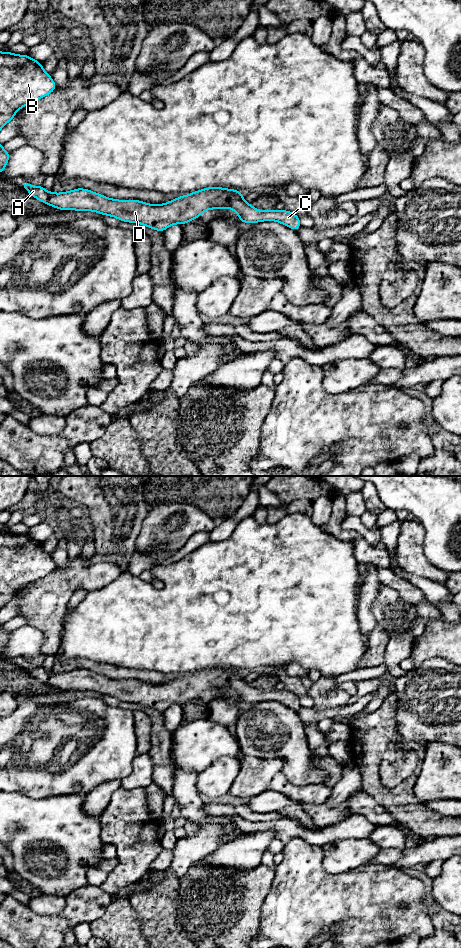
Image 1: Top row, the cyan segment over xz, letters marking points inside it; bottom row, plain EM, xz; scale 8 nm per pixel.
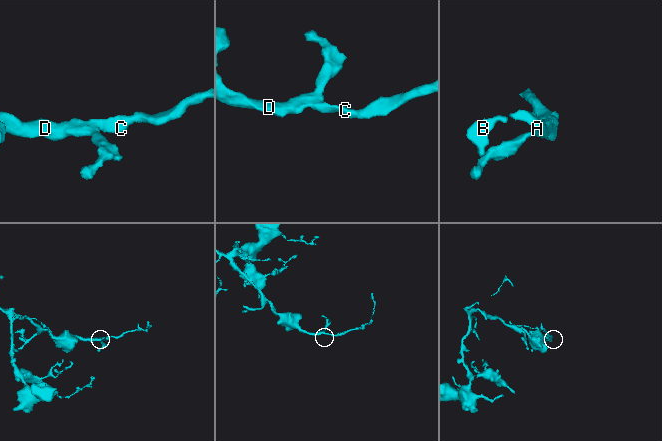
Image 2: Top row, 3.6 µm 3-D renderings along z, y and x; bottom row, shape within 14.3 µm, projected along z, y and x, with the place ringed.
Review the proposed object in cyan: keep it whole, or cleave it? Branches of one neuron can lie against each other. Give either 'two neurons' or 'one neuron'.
one neuron

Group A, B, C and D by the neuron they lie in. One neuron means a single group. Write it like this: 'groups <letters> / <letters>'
groups A B C D

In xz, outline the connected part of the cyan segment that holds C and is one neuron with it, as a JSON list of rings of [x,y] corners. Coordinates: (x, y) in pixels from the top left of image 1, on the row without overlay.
[[[22,661],[21,667],[29,672],[31,676],[37,680],[53,686],[59,690],[77,690],[77,691],[94,691],[101,695],[108,695],[119,700],[129,703],[139,703],[159,712],[163,712],[173,704],[185,704],[209,690],[230,688],[239,696],[239,702],[258,703],[262,701],[277,701],[295,711],[301,707],[300,697],[296,694],[285,690],[278,691],[276,689],[269,691],[261,691],[254,688],[251,684],[246,683],[243,679],[242,672],[234,669],[226,669],[222,667],[208,667],[191,674],[180,676],[170,682],[161,685],[152,685],[139,680],[116,680],[105,677],[88,669],[78,668],[63,673],[47,672],[43,665],[34,667],[26,661]]]

